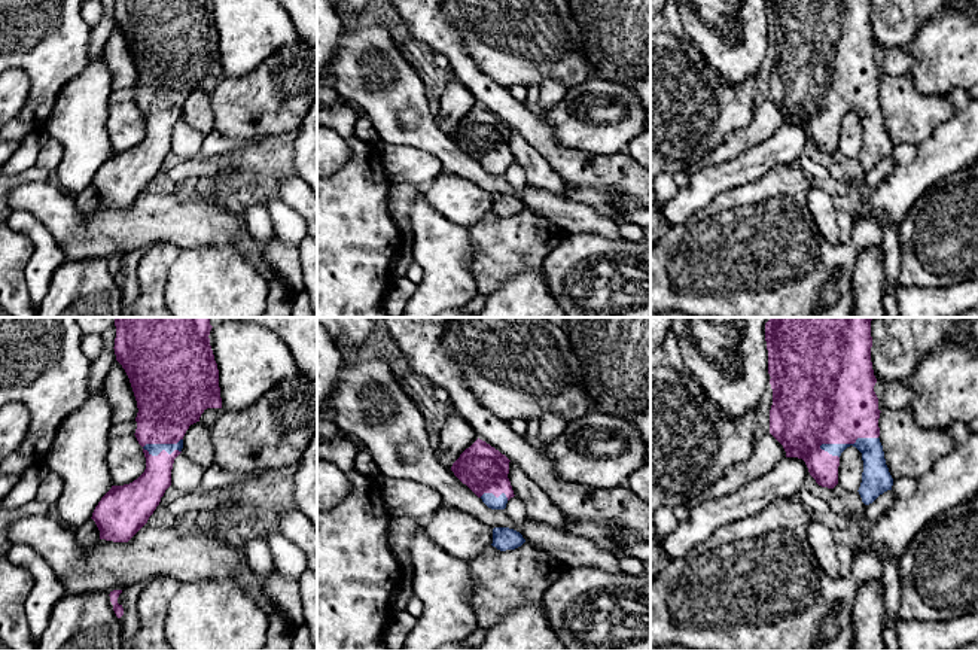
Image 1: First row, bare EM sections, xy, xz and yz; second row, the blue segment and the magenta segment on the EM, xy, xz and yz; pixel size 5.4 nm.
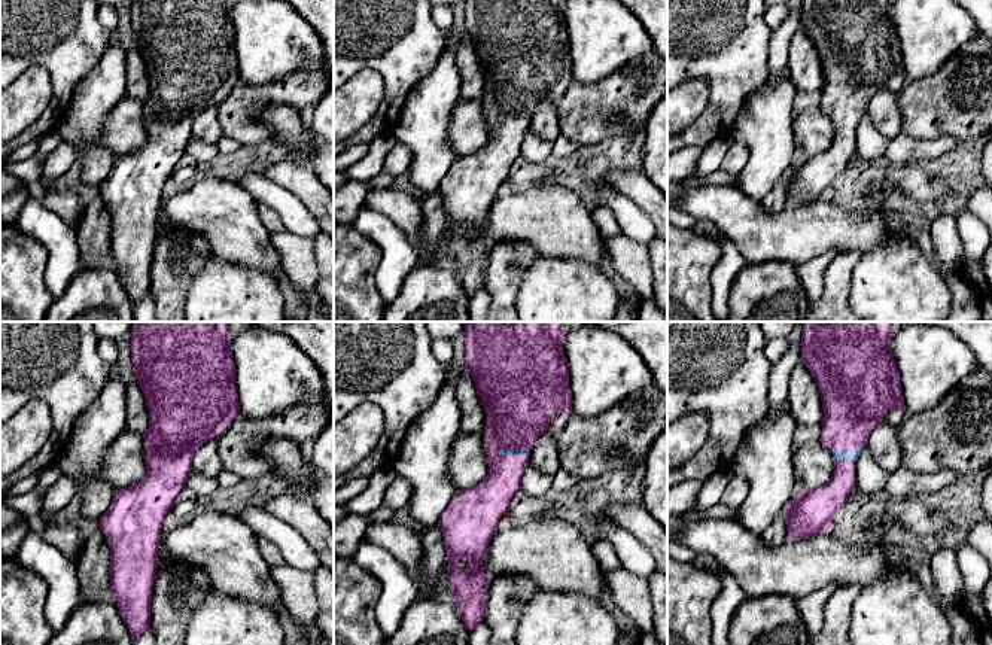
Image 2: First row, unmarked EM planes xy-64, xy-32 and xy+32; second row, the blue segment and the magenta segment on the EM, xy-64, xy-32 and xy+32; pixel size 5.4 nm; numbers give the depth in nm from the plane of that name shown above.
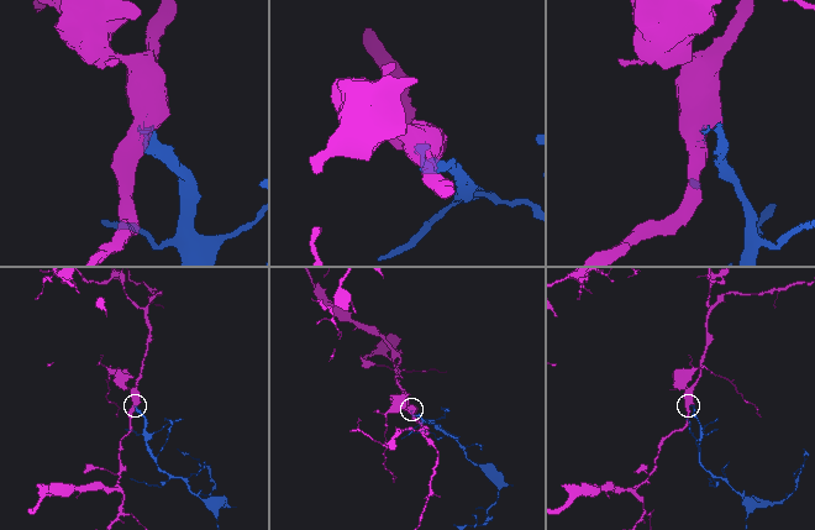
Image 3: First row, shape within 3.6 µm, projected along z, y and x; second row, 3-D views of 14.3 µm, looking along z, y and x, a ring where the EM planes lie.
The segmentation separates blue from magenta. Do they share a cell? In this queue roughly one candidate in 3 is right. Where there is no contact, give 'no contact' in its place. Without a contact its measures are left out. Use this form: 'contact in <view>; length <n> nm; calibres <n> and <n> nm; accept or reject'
contact in yz; length 320 nm; calibres 160 and 460 nm; accept

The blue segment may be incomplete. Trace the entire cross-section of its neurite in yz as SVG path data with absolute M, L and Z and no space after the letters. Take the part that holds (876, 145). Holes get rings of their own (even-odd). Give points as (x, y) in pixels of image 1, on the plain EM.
M765 0L768 16L768 40L773 55L770 76L770 100L783 112L786 124L802 125L810 142L822 153L834 155L838 150L841 119L853 112L862 119L863 139L859 161L865 171L892 156L893 145L886 131L880 109L880 76L874 58L877 45L871 28L871 0Z

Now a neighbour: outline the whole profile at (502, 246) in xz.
M527 207L506 217L488 212L467 229L473 247L470 271L482 295L521 271L540 270L546 255L569 235Z

